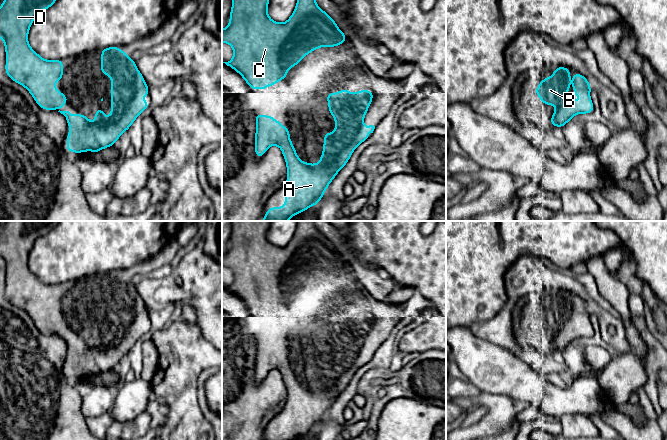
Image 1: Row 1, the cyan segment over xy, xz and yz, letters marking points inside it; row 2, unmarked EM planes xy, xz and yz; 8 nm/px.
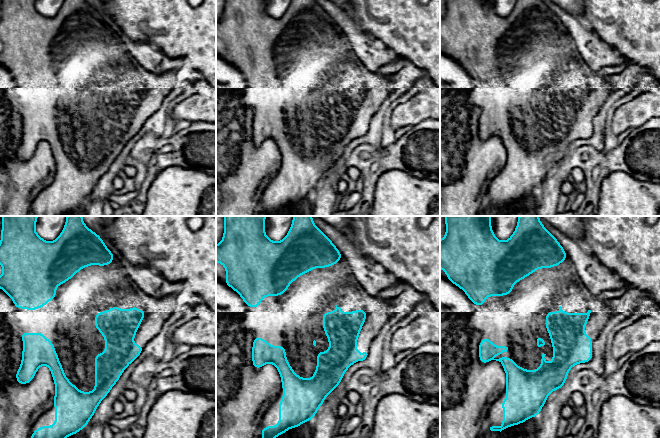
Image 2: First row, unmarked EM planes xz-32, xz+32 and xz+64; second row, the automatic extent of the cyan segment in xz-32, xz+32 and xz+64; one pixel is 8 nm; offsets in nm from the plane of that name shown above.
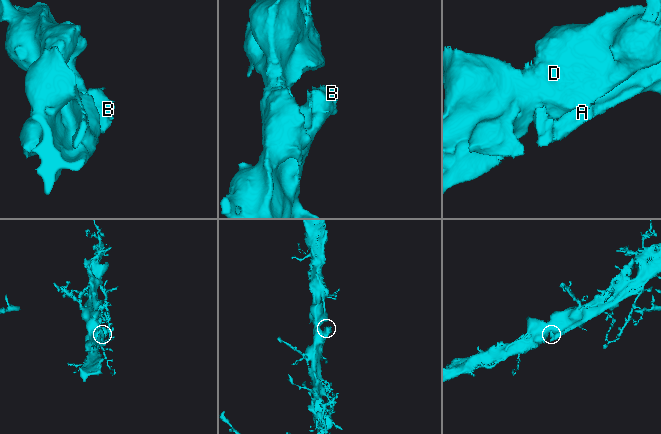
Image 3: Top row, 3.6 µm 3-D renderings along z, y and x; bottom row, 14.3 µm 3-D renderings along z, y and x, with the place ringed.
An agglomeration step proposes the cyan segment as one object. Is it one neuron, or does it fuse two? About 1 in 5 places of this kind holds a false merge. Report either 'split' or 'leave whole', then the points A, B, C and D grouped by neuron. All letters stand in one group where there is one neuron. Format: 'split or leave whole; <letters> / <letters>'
leave whole; A B C D

